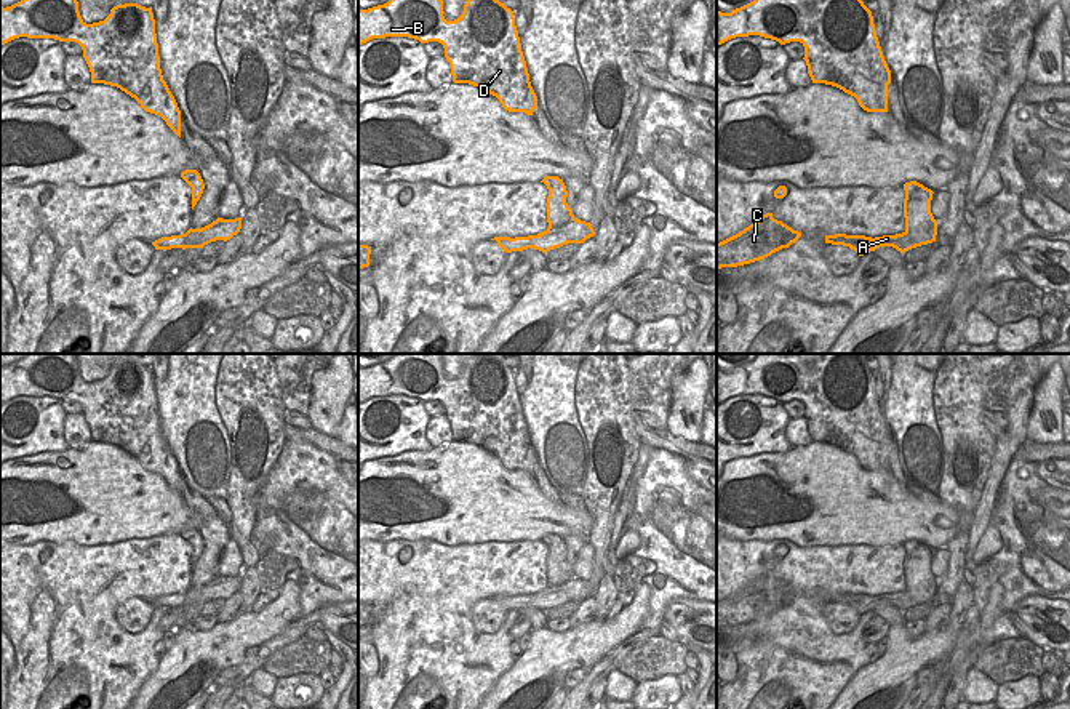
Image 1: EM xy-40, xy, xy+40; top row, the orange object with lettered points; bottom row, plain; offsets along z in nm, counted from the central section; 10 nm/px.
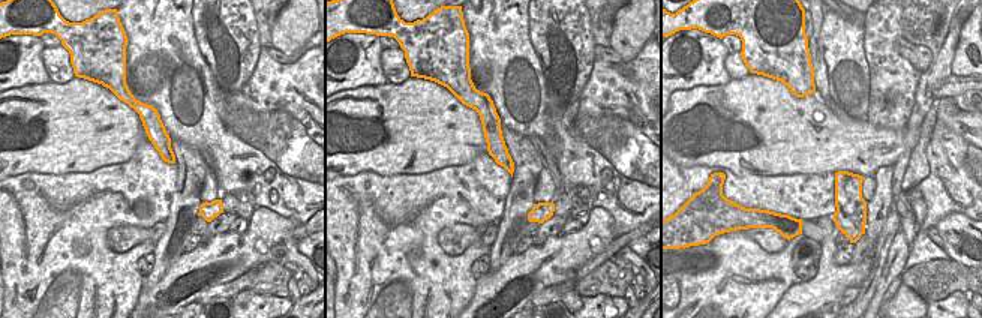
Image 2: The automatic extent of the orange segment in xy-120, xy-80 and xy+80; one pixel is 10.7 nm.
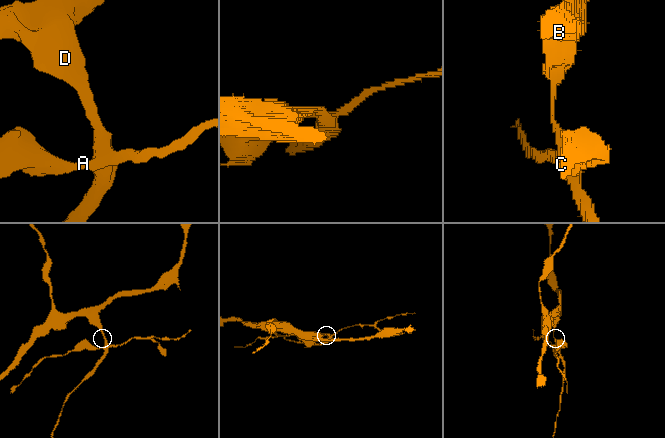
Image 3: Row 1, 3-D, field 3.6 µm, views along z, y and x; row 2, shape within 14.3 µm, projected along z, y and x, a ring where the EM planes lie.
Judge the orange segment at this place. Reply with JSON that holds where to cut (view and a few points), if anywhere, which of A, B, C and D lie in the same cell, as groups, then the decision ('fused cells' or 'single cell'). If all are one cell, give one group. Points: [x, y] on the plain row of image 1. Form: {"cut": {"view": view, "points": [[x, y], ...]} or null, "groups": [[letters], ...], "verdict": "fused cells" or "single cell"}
{"cut": {"view": "xy+40", "points": [[936, 581], [912, 592], [906, 589]]}, "groups": [["A", "C"], ["B", "D"]], "verdict": "fused cells"}

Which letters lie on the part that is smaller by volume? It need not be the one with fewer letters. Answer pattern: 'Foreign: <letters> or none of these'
Foreign: A, C.

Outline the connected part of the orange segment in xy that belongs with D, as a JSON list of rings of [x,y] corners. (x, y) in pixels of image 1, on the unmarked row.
[[[393,354],[387,362],[358,367],[358,405],[385,395],[408,395],[421,402],[438,400],[445,407],[454,442],[469,442],[496,455],[509,471],[533,474],[537,455],[531,445],[513,370],[493,354],[473,354],[454,379],[443,375],[440,354]]]

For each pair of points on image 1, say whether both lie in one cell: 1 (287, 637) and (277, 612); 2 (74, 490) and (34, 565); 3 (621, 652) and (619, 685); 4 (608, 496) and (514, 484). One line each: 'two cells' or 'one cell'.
1: two cells
2: two cells
3: two cells
4: two cells

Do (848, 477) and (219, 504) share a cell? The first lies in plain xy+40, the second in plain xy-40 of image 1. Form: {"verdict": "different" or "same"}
{"verdict": "different"}

